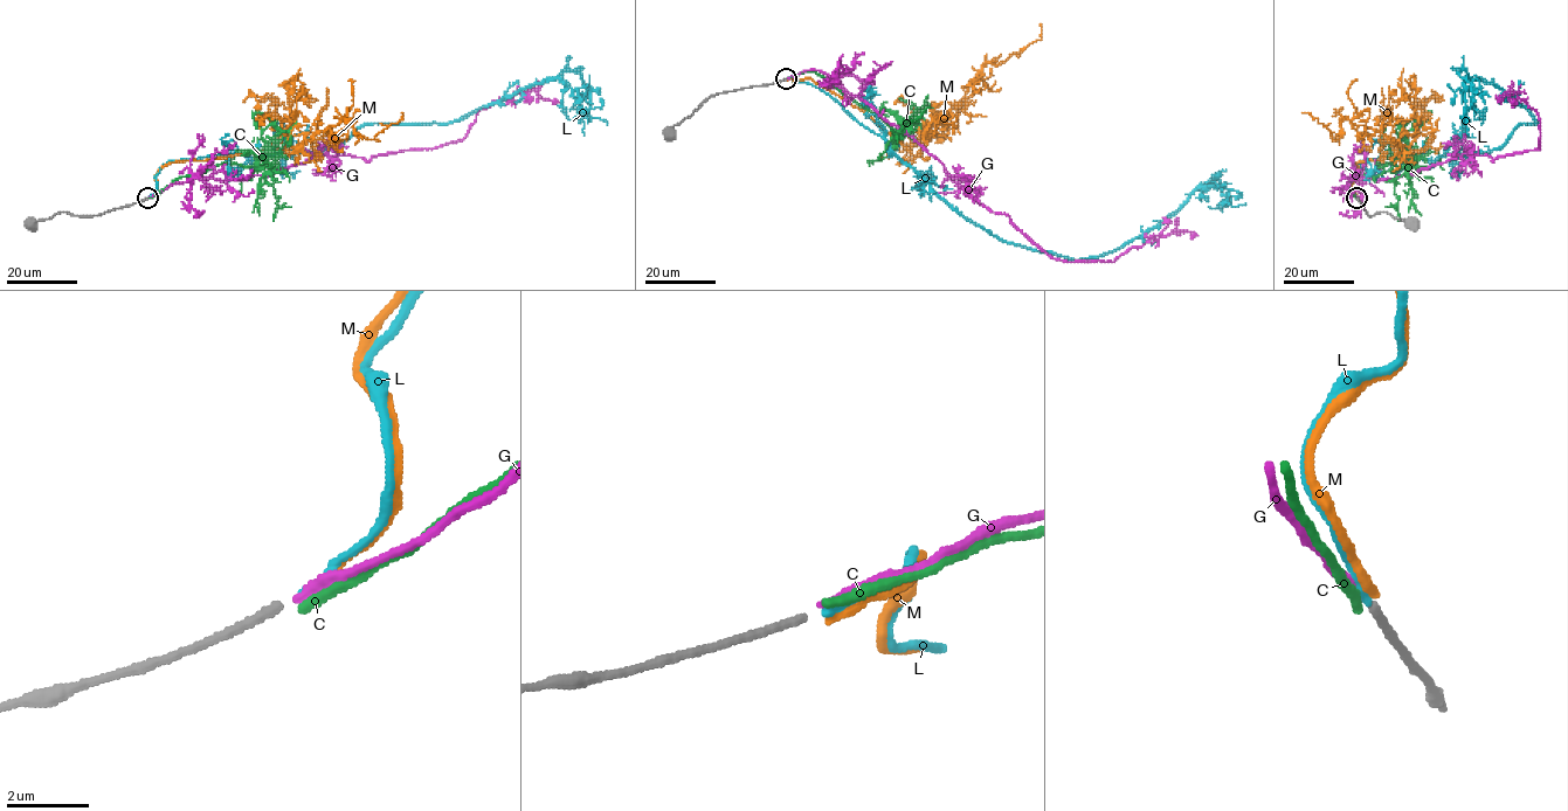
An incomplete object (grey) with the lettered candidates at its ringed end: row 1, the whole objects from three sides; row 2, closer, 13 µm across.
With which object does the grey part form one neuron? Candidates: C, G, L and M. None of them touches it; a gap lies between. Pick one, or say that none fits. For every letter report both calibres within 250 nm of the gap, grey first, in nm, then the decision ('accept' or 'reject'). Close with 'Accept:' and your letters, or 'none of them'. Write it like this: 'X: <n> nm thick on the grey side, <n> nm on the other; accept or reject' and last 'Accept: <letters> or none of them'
C: 200 nm thick on the grey side, 240 nm on the other; reject
G: 200 nm thick on the grey side, 200 nm on the other; reject
L: 200 nm thick on the grey side, 240 nm on the other; accept
M: 200 nm thick on the grey side, 240 nm on the other; reject
Accept: L

